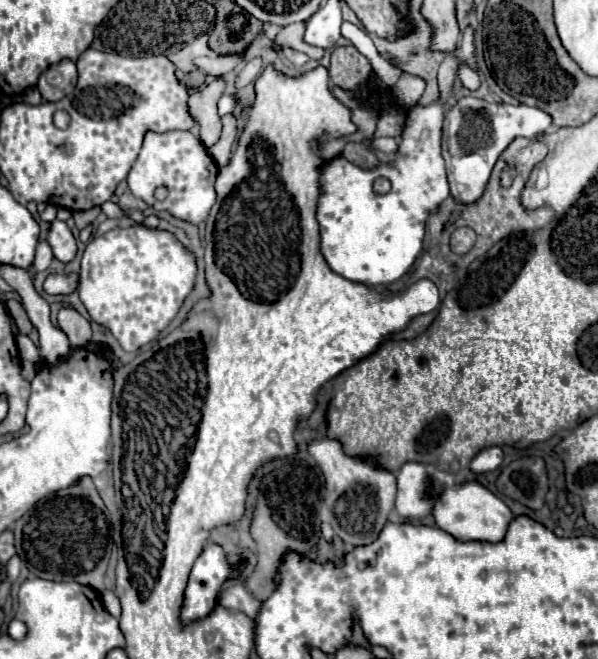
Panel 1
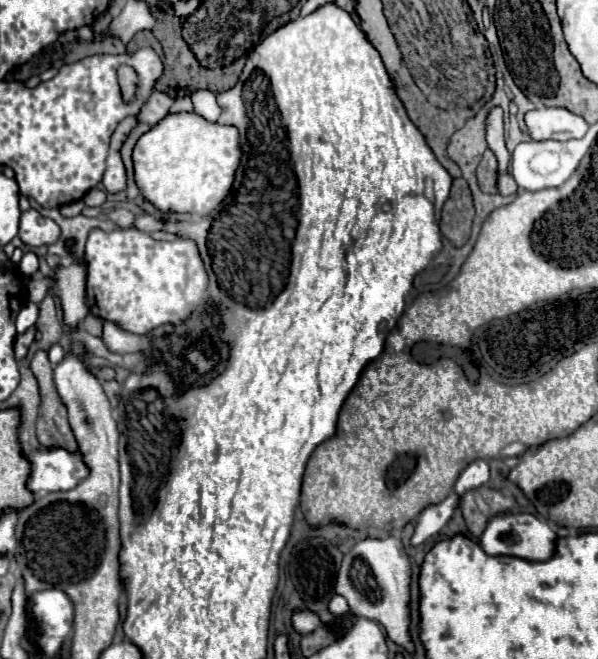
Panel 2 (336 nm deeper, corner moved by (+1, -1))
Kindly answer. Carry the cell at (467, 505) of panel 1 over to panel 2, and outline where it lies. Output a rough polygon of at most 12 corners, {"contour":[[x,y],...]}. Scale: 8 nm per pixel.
{"contour":[[499,514],[483,536],[489,556],[549,560],[555,530],[533,514]]}

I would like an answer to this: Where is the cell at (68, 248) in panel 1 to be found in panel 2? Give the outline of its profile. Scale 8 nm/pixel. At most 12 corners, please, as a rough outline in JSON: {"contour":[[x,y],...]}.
{"contour":[[25,210],[19,222],[23,244],[49,246],[61,230],[37,210]]}

